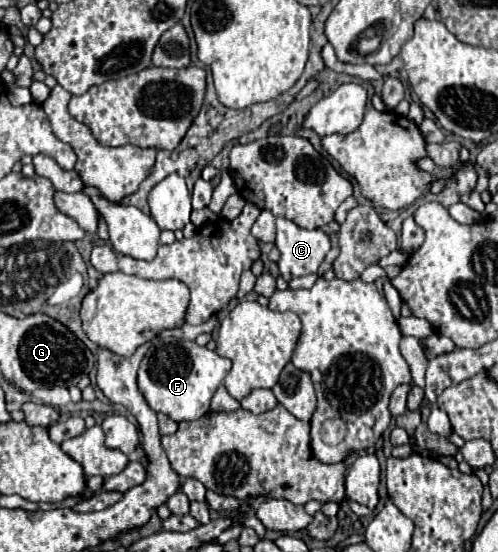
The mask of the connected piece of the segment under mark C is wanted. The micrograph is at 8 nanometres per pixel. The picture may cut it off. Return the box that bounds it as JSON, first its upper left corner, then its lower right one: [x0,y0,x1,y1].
[275,218,331,282]

